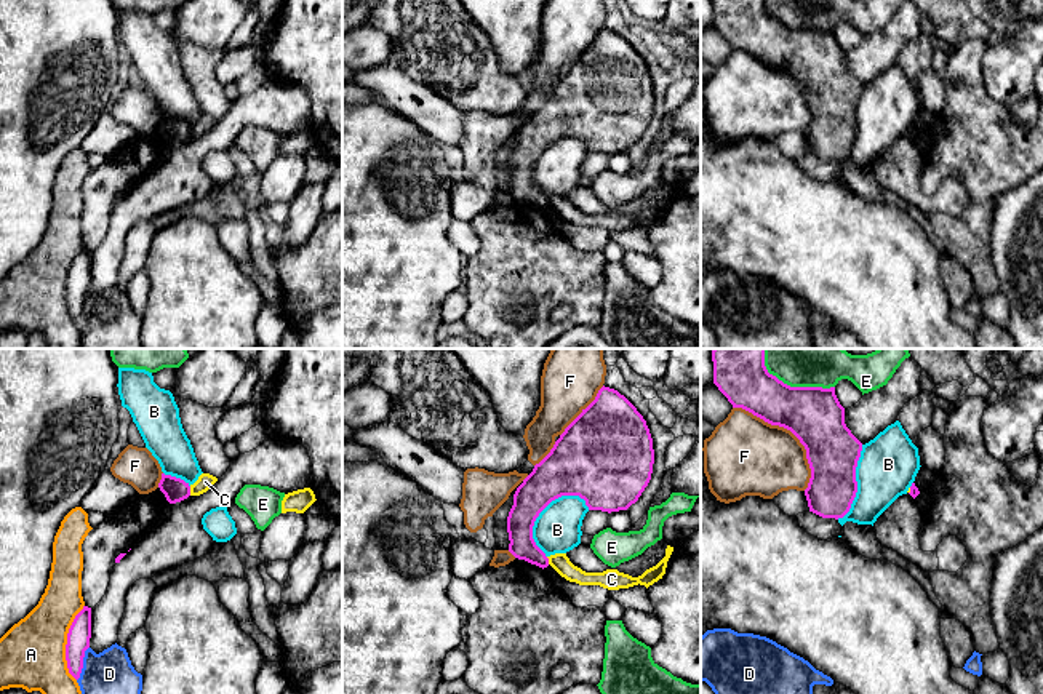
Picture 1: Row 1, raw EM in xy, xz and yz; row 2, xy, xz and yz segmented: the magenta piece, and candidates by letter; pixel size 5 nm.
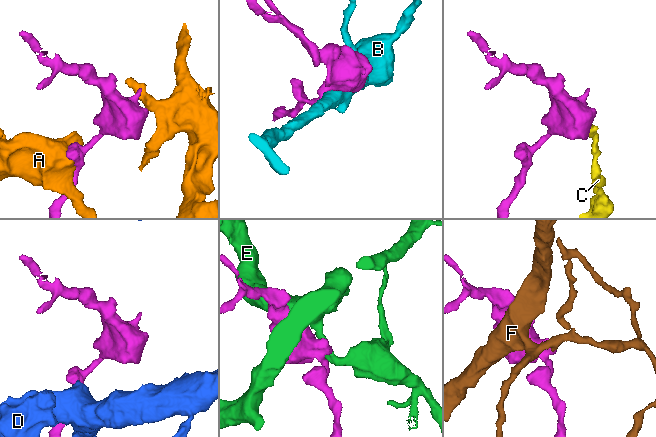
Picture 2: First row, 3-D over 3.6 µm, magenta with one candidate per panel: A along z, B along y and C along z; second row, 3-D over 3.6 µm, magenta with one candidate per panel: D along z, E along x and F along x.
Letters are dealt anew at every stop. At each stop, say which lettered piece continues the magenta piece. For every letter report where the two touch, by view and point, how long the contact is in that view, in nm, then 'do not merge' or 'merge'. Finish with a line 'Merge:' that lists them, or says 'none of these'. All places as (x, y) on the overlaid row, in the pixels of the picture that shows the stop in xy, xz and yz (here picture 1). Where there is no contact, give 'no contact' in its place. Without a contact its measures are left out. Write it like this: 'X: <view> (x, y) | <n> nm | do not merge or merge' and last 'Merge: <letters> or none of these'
A: xy (67, 643) | 380 nm | do not merge
B: xz (538, 515) | 360 nm | do not merge
C: xy (189, 491) | 50 nm | do not merge
D: xy (82, 664) | 190 nm | do not merge
E: yz (789, 386) | 400 nm | do not merge
F: yz (791, 430) | 550 nm | do not merge
Merge: none of these

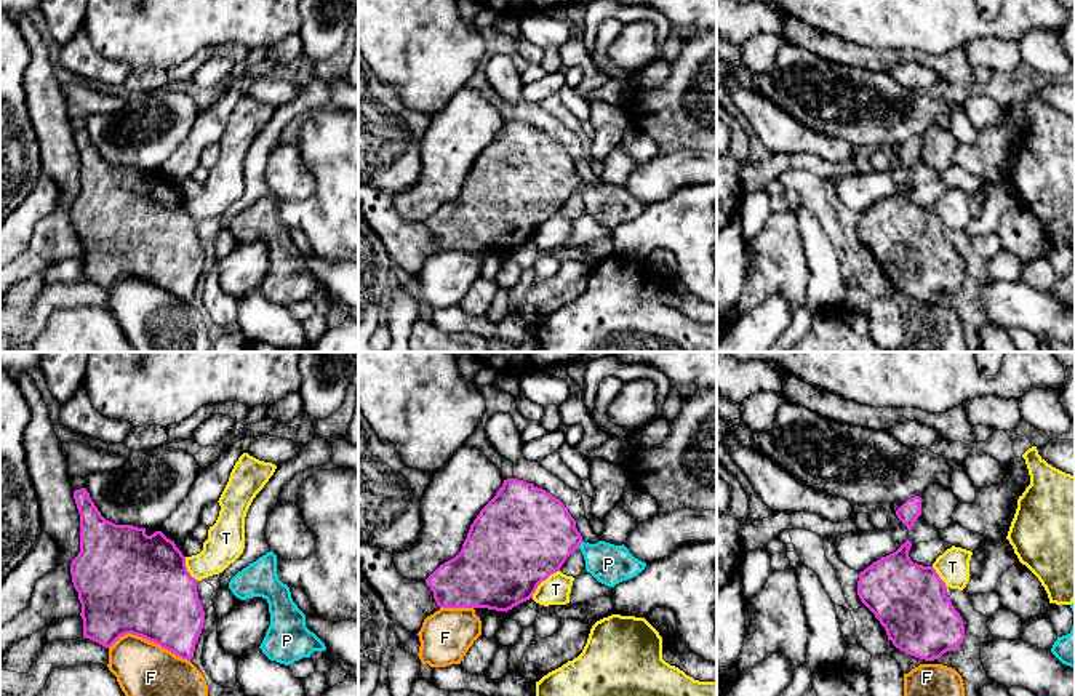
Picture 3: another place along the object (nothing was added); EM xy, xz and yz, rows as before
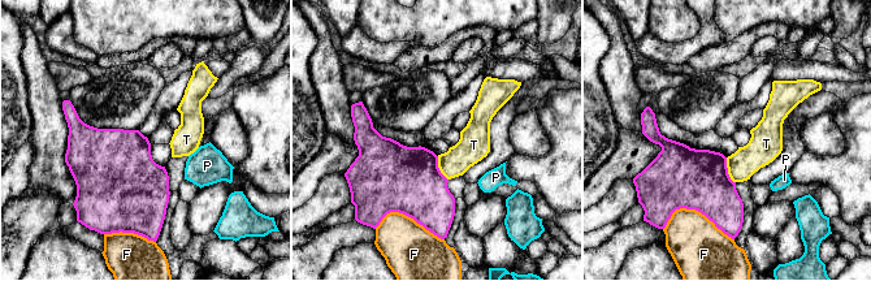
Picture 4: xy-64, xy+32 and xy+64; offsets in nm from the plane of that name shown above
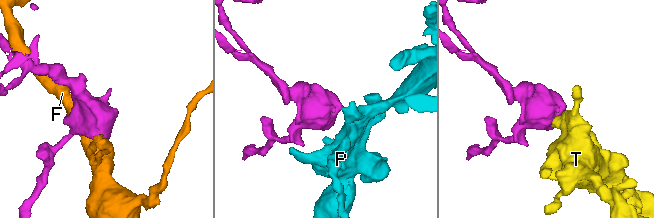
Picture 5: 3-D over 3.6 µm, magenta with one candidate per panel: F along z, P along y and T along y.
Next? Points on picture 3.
F: xy (149, 640) | 420 nm | do not merge
P: xz (579, 544) | 50 nm | merge
T: xz (543, 580) | 200 nm | do not merge
Merge: P

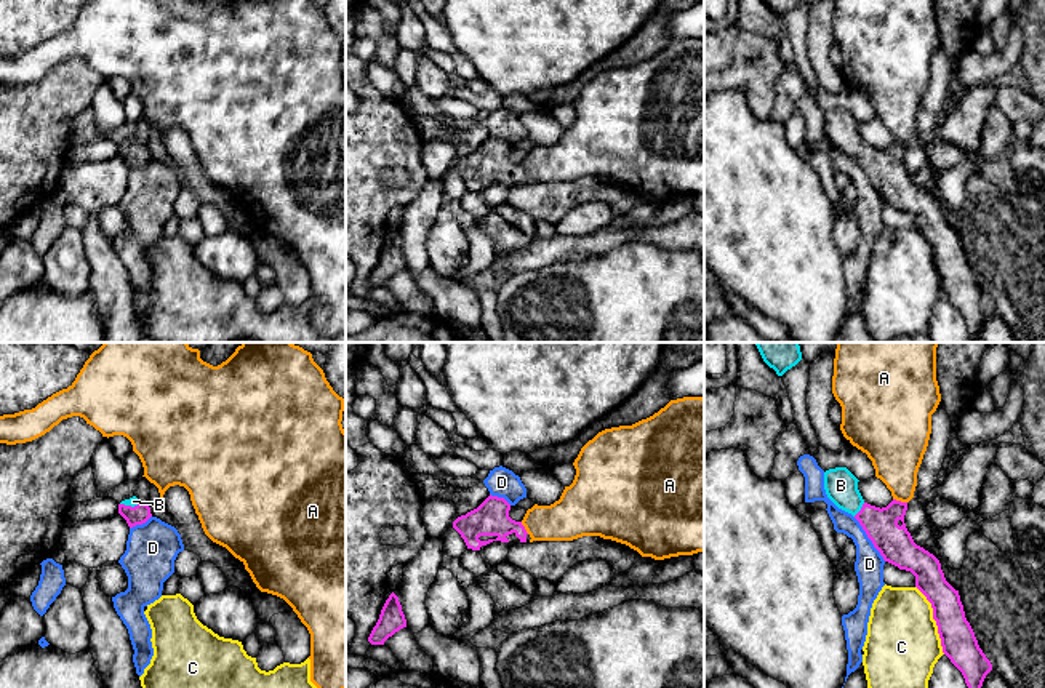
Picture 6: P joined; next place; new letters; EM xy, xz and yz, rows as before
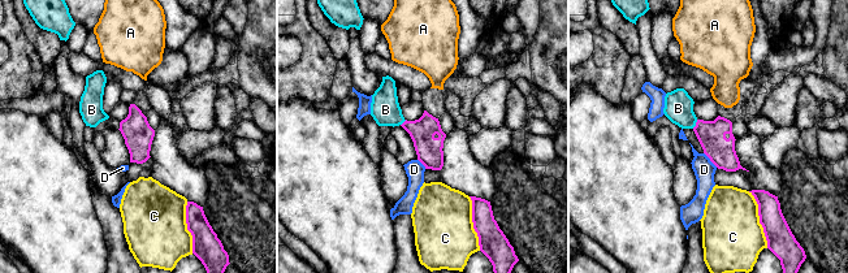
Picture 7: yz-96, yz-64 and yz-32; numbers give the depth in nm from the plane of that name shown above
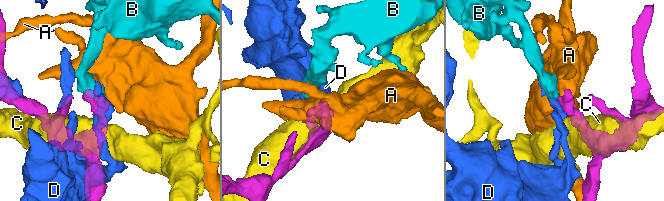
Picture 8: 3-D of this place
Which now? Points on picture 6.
A: yz (900, 501) | 80 nm | do not merge
B: yz (861, 509) | 90 nm | merge
C: yz (933, 618) | 380 nm | do not merge
D: yz (869, 538) | 280 nm | do not merge
Merge: B

